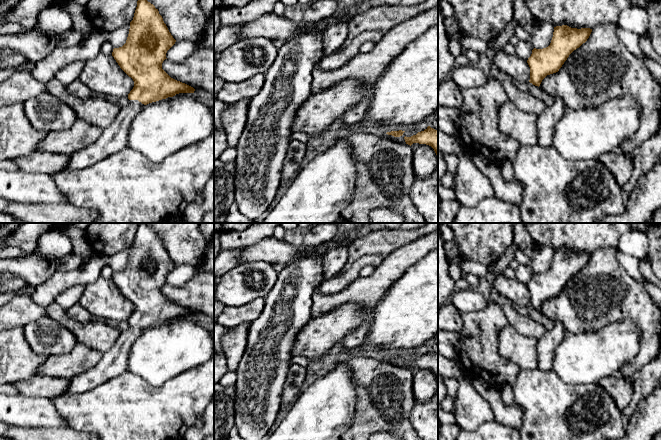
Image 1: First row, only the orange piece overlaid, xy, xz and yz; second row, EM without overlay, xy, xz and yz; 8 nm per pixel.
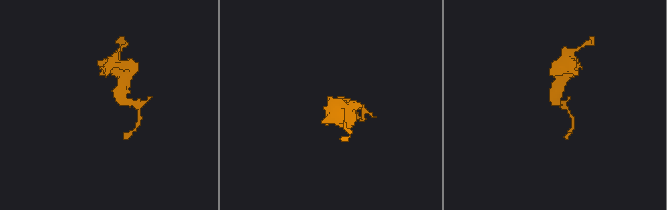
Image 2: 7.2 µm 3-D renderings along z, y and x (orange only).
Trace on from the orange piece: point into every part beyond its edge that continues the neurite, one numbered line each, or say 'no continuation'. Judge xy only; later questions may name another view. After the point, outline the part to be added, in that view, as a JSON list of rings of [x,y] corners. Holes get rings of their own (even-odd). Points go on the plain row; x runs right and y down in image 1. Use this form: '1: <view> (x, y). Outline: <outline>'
1: xy (114, 362). Outline: [[[129,324],[94,367],[69,379],[65,394],[83,394],[127,371],[128,354],[143,331],[144,328],[138,324]]]

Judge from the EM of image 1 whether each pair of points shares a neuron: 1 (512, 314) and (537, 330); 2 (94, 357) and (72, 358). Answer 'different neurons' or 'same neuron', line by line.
1: same neuron
2: same neuron

